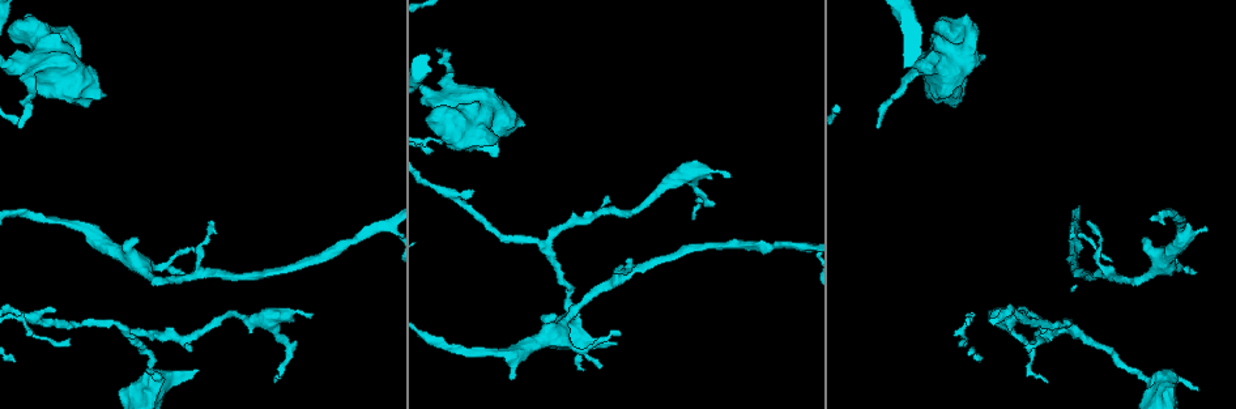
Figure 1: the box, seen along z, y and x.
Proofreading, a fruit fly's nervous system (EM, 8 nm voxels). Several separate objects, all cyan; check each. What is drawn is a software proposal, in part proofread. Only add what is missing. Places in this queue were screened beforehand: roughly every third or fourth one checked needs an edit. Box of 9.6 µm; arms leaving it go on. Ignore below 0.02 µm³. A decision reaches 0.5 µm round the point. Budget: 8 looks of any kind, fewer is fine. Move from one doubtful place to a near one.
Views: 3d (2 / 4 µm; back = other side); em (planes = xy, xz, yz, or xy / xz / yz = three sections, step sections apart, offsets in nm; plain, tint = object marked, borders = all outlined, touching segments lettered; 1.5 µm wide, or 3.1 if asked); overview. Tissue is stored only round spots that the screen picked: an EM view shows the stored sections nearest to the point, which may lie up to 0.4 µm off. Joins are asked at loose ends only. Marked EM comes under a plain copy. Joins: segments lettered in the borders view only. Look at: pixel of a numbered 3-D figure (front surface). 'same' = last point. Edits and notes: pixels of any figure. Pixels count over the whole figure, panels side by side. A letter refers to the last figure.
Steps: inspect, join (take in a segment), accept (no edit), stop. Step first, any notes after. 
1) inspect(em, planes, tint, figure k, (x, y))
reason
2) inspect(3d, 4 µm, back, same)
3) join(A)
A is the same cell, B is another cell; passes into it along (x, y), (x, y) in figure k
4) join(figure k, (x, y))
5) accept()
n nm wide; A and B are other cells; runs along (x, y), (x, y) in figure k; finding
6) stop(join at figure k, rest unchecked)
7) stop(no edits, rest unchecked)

inspect(3d, 2 µm, figure 1, (631, 261))

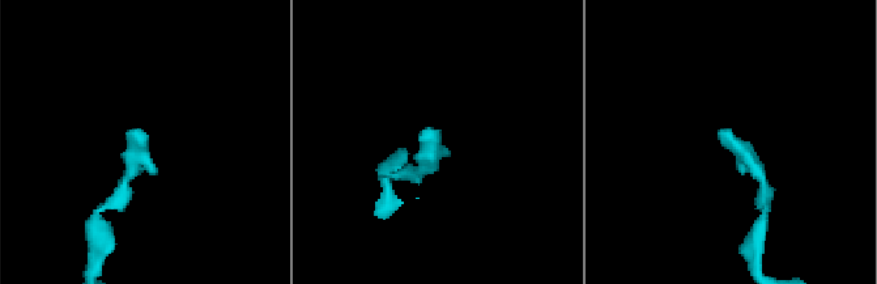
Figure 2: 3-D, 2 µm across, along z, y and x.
inspect(em, yz, step 8, tint, figure 2, (143, 135))

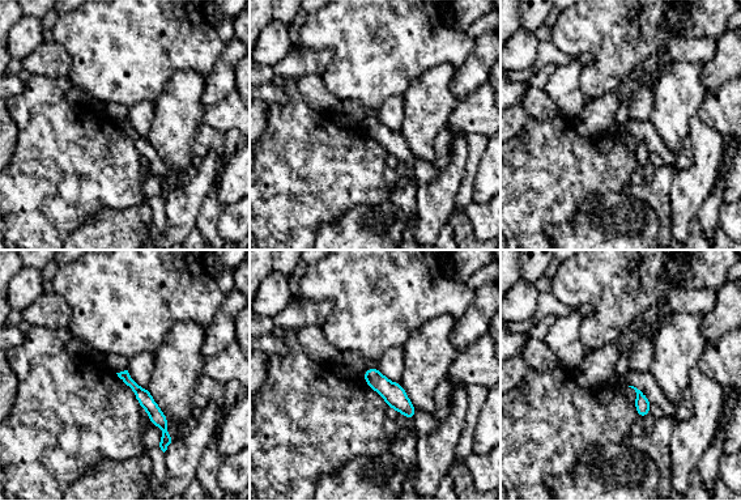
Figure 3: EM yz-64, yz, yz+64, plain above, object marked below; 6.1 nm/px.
inspect(em, planes, borders, same)

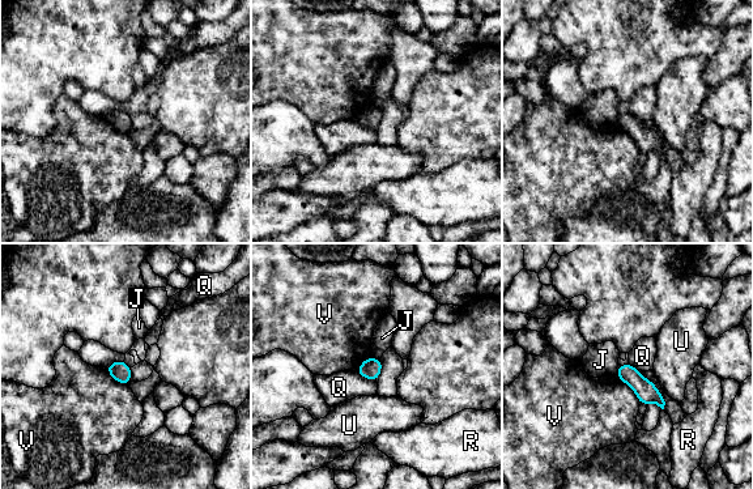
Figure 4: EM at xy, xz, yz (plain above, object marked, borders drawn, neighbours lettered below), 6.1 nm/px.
accept()
J, Q, R, U and V are other cells; border along (356, 371), (375, 381) in figure 4; no lettered segment goes on from it

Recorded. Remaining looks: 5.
inspect(em, xz, step 8, tint, figure 1, (979, 55))
stops while still wide

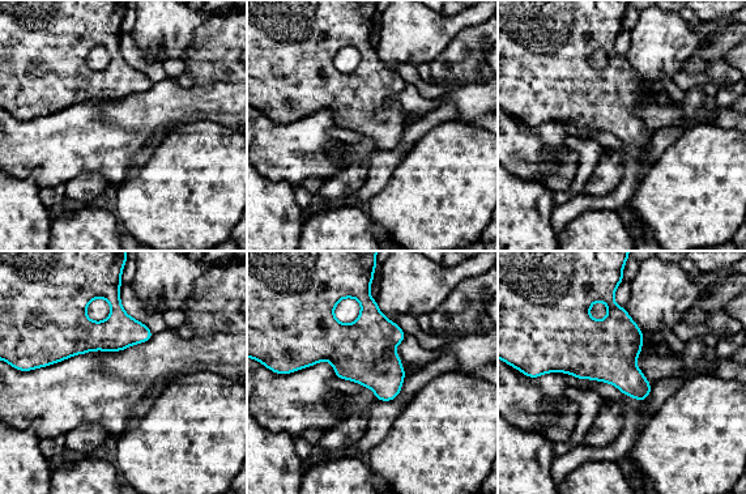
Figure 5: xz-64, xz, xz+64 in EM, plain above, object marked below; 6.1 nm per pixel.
inspect(em, planes, borders, same)
another direction

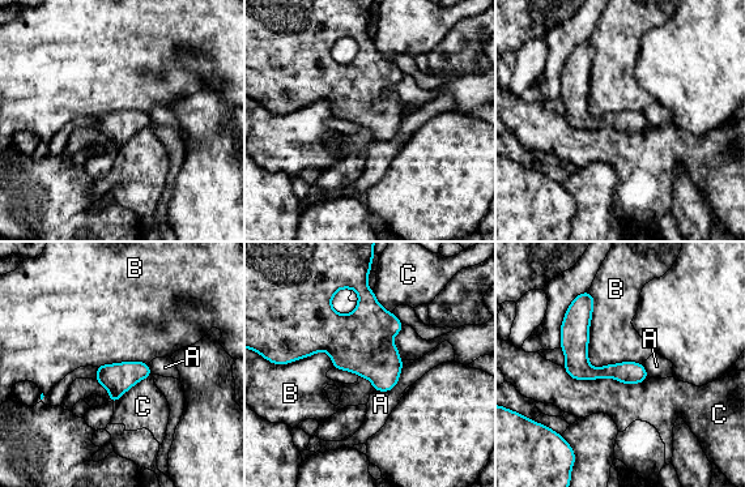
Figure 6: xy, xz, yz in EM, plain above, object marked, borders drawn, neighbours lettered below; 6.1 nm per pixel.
accept()
A, B and C are other cells; runs along (582, 302), (578, 359), (591, 372), (642, 377) in figure 6; none of them fits

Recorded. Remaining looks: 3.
inspect(em, xy, step 8, borders, figure 1, (617, 343))
free end

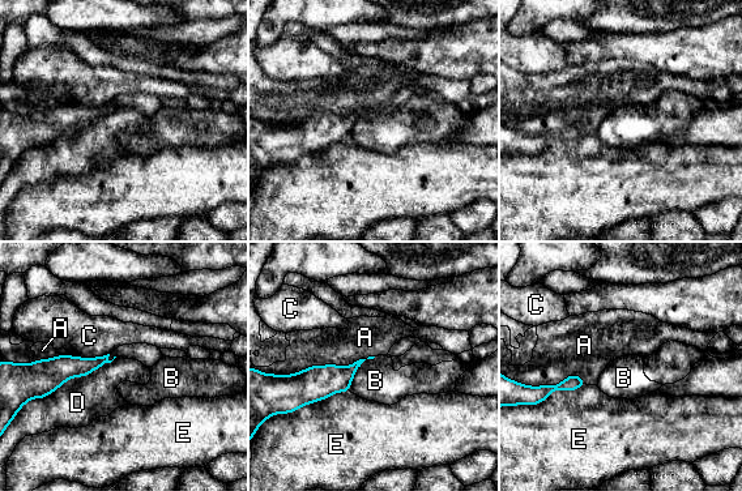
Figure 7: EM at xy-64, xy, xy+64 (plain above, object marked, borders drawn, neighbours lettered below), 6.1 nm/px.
inspect(em, planes, borders, same)

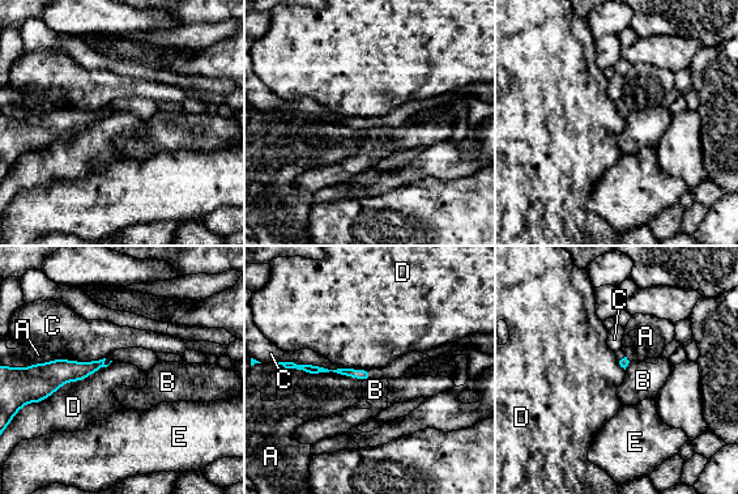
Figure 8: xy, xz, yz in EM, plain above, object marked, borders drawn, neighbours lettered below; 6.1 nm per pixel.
accept()
A, B, C, D and E are other cells; border along (112, 361), (38, 403) in figure 8; none of them fits

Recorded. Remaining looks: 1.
stop(no edits, rest unchecked)

